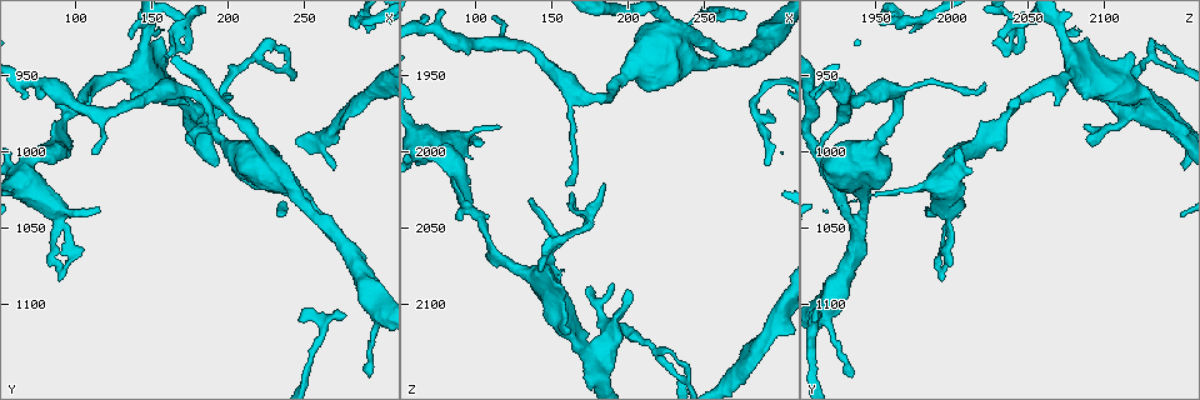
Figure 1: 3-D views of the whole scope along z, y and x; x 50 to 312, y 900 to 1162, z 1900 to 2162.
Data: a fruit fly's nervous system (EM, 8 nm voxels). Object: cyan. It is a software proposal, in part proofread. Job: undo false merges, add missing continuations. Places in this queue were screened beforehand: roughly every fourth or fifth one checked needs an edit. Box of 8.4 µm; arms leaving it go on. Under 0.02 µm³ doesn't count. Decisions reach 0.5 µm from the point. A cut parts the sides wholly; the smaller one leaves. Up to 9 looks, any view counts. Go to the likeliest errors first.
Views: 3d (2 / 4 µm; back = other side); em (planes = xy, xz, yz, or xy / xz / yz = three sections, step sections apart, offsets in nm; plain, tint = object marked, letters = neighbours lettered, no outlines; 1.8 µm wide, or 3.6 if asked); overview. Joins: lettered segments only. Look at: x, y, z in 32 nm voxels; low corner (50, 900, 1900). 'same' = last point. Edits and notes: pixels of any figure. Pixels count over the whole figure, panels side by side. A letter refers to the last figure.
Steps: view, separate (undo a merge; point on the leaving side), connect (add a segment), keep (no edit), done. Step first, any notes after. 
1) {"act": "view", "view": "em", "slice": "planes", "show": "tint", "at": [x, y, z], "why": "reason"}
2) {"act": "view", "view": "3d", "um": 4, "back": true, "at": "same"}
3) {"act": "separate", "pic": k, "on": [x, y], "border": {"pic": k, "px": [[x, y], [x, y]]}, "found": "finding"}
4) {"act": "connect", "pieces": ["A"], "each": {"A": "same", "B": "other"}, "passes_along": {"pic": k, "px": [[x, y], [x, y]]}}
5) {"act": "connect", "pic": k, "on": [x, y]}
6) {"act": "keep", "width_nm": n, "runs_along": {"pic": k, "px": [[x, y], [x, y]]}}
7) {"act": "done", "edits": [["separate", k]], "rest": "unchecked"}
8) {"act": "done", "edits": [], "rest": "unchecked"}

{"act": "view", "view": "3d", "um": 4, "at": [72, 1002, 2000], "why": "thin neck"}

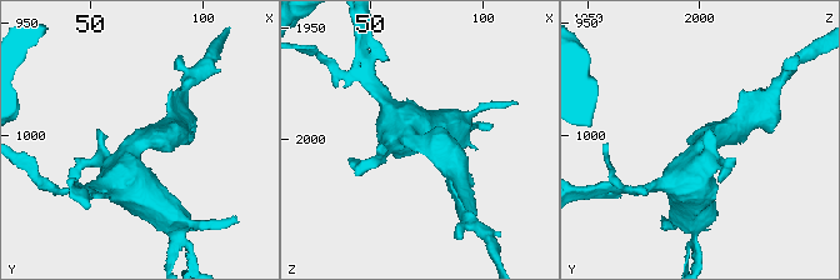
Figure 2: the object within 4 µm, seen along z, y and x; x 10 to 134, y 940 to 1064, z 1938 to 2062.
{"act": "view", "view": "em", "um": 3.6, "slice": "planes", "show": "tint", "at": [74, 1003, 2001], "arm_widths_nm": [340, 650]}

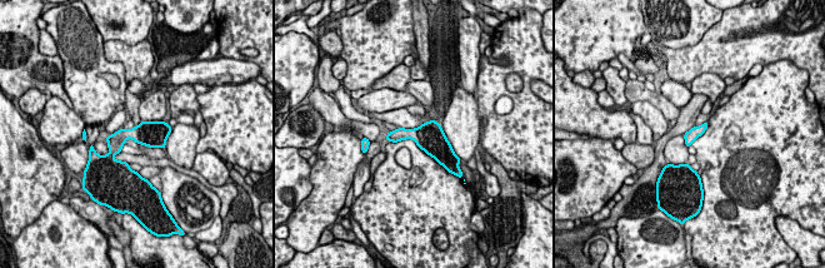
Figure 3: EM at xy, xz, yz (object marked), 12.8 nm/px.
{"act": "view", "view": "em", "um": 3.6, "slice": "planes", "show": "letters", "at": "same", "why": "what lies round it"}

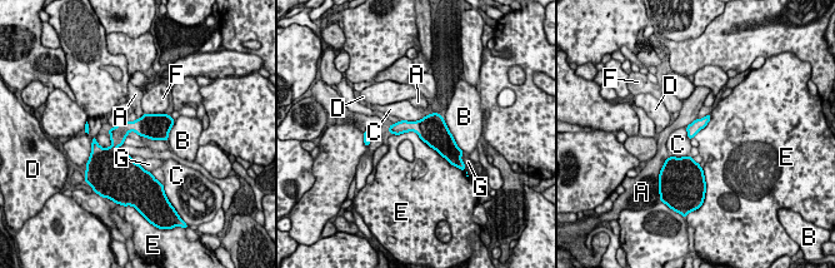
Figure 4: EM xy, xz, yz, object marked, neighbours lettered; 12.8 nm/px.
{"act": "keep", "each": {"A": "other", "B": "other", "C": "other", "D": "other", "E": "other", "F": "other", "G": "other"}, "border": {"pic": 4, "px": [[389, 132], [414, 132], [448, 160]]}, "found": "continuous, no second neuron"}

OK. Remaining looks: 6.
{"act": "view", "view": "3d", "um": 4, "at": [174, 990, 2090], "why": "thin end"}

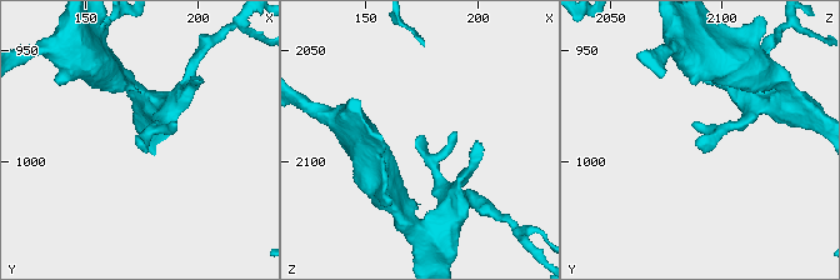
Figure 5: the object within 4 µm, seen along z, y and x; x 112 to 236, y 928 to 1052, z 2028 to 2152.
{"act": "view", "view": "em", "slice": "yz", "step": 8, "show": "tint", "at": [174, 990, 2087], "why": "shape alone is not enough"}

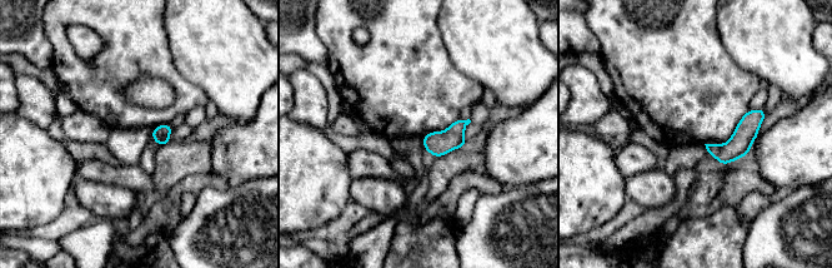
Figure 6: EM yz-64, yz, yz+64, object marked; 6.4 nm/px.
{"act": "view", "view": "em", "slice": "planes", "show": "letters", "at": "same", "why": "cut it another way"}

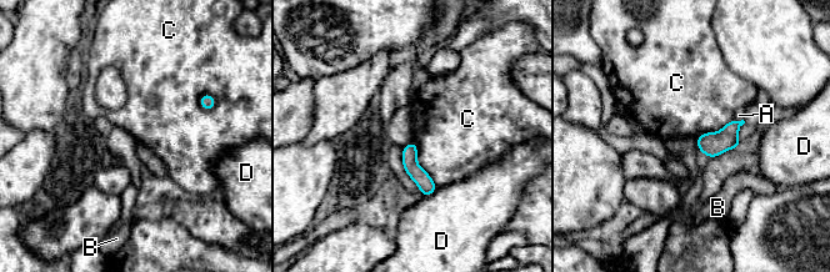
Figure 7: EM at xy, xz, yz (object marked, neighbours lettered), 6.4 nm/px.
{"act": "keep", "width_nm": 100, "each": {"A": "other", "B": "other", "C": "other", "D": "other"}, "border": {"pic": 7, "px": [[413, 140], [416, 162], [436, 186]]}, "found": "none of them fits"}

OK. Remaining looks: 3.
{"act": "view", "view": "3d", "um": 4, "at": [138, 948, 2080], "why": "thin arm on a thick one"}

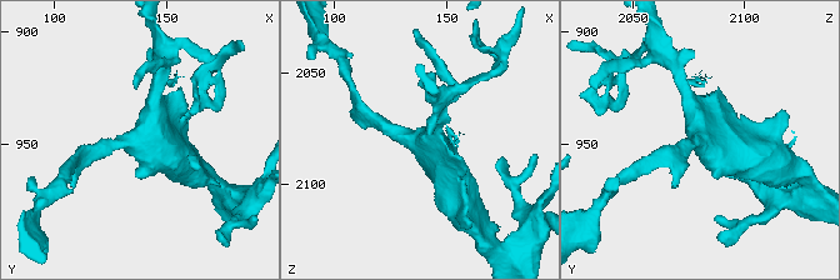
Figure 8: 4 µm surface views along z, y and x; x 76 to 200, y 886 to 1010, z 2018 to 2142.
{"act": "view", "view": "em", "slice": "xz", "step": 16, "show": "letters", "at": [138, 949, 2082], "arms": 4, "why": "now the EM"}

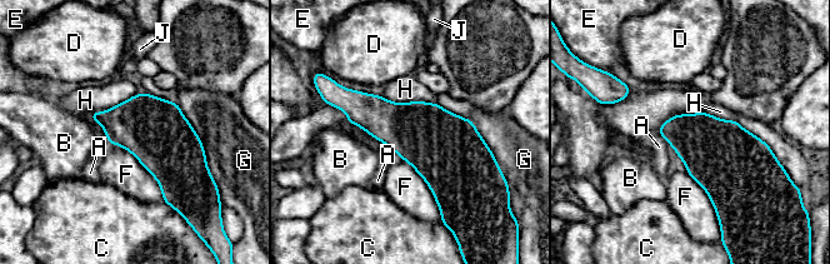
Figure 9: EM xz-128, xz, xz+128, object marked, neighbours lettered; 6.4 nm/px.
{"act": "keep", "each": {"A": "other", "B": "other", "C": "other", "D": "other", "E": "other", "F": "other", "G": "other", "H": "other", "J": "other"}, "border": {"pic": 9, "px": [[109, 143], [138, 160], [163, 200]]}, "found": "continuous, no second neuron"}

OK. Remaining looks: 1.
{"act": "done", "edits": [], "rest": "unchecked"}

